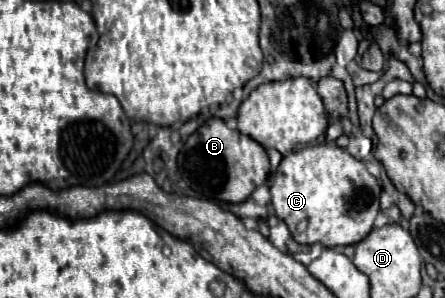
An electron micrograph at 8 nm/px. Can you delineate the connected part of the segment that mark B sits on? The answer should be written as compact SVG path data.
M210 118L188 136L178 156L180 178L202 198L222 202L244 202L252 190L266 182L270 162L266 150L250 136L230 130L220 118Z

